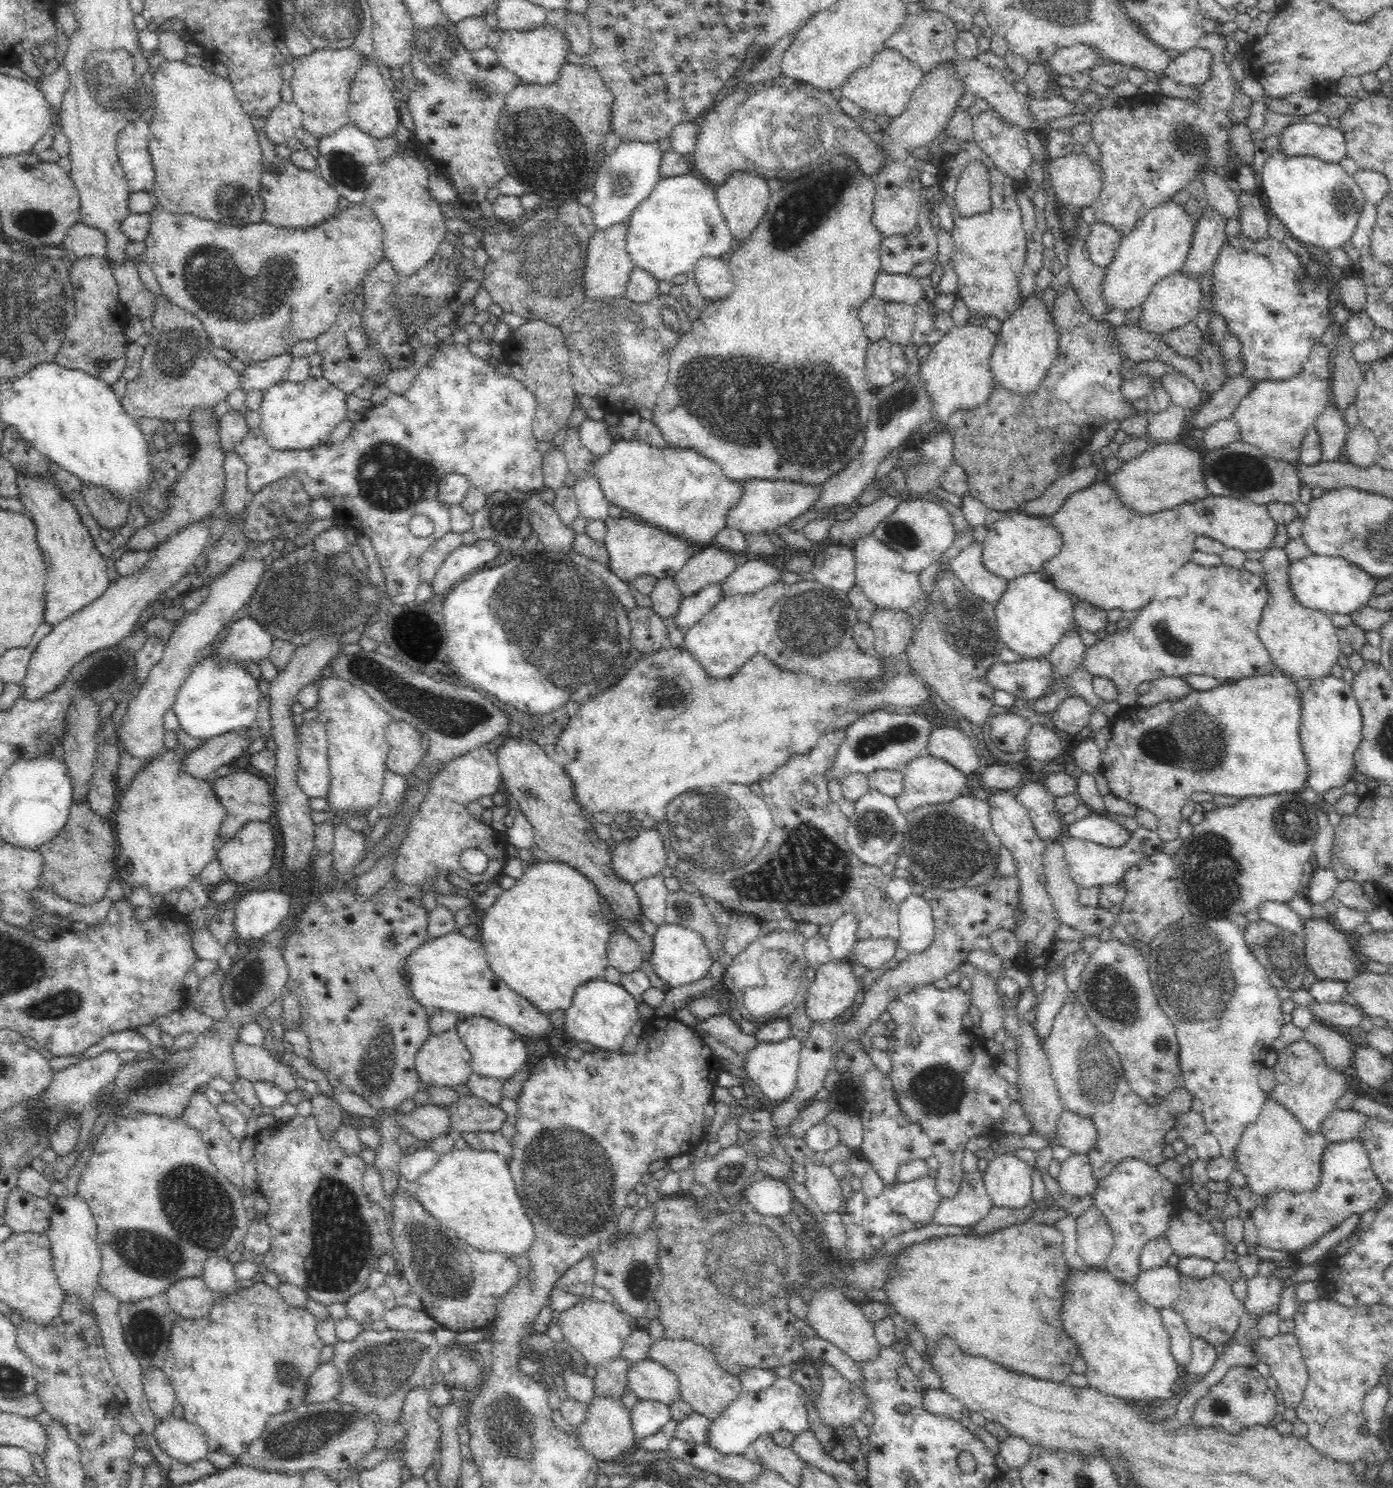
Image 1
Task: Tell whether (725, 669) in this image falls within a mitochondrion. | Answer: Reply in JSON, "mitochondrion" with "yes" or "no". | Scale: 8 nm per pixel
{"mitochondrion":"no"}

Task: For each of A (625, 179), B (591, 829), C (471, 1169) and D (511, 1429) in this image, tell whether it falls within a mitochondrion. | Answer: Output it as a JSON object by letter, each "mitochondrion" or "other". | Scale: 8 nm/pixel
{"A":"mitochondrion","B":"other","C":"other","D":"mitochondrion"}

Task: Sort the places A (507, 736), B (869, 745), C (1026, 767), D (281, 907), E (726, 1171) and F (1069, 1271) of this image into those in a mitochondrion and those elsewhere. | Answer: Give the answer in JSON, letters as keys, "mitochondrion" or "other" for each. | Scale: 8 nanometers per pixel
{"A":"other","B":"mitochondrion","C":"other","D":"other","E":"mitochondrion","F":"other"}

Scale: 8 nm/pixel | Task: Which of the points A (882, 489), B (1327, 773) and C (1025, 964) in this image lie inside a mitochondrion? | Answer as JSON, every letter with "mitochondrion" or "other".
{"A":"other","B":"other","C":"other"}

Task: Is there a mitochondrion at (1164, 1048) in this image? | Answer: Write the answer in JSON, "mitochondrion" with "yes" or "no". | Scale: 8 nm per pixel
{"mitochondrion":"yes"}

